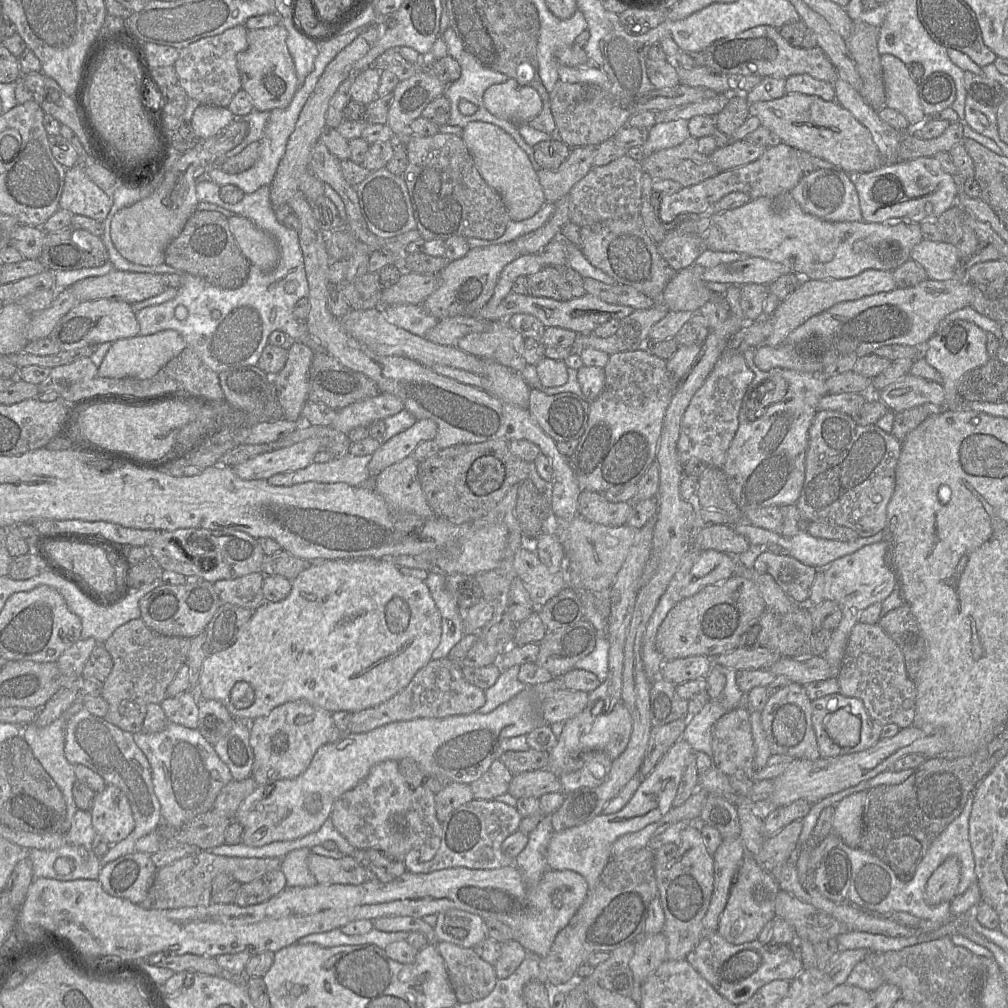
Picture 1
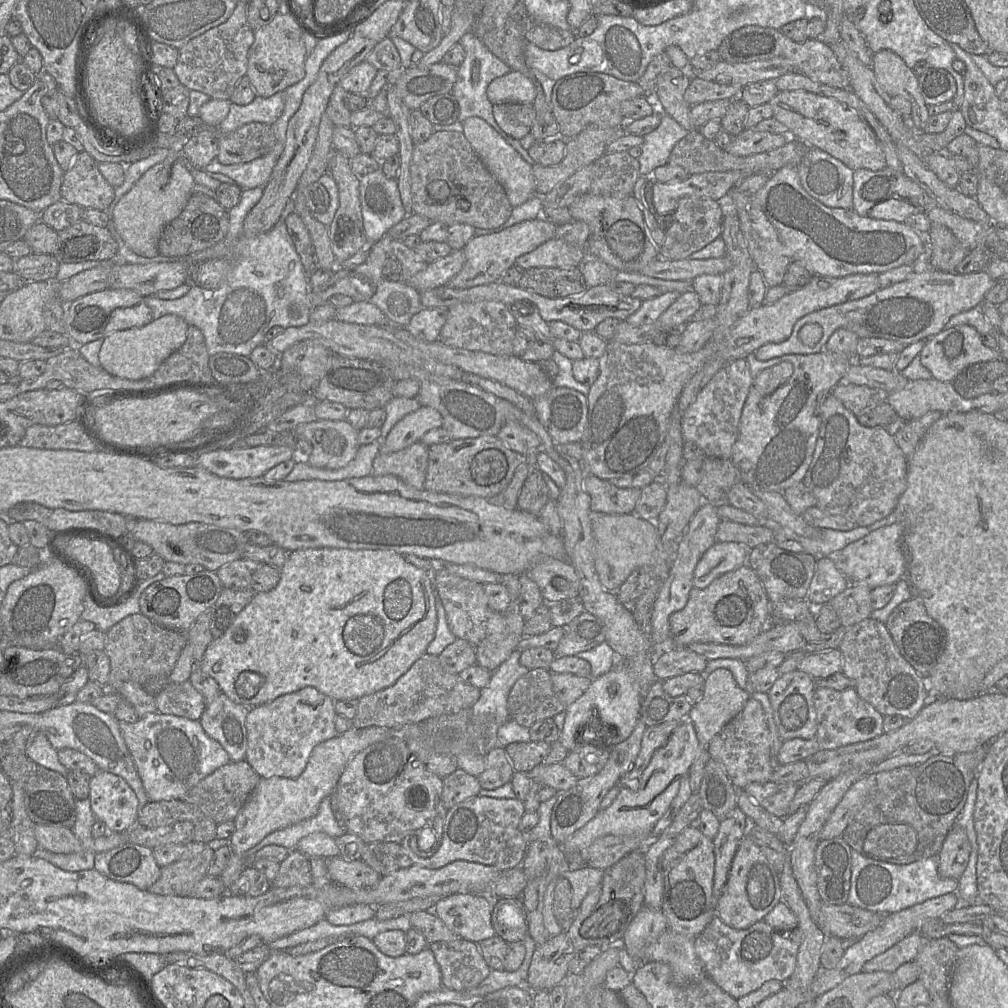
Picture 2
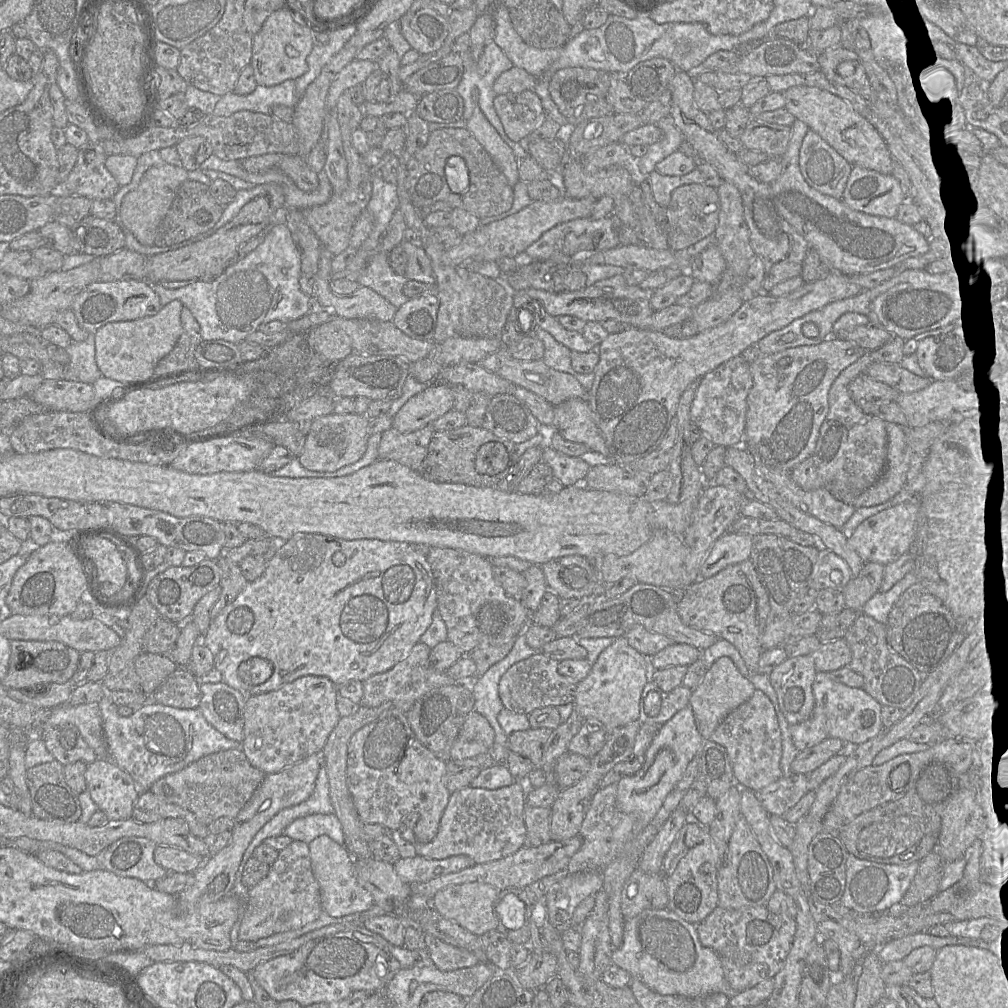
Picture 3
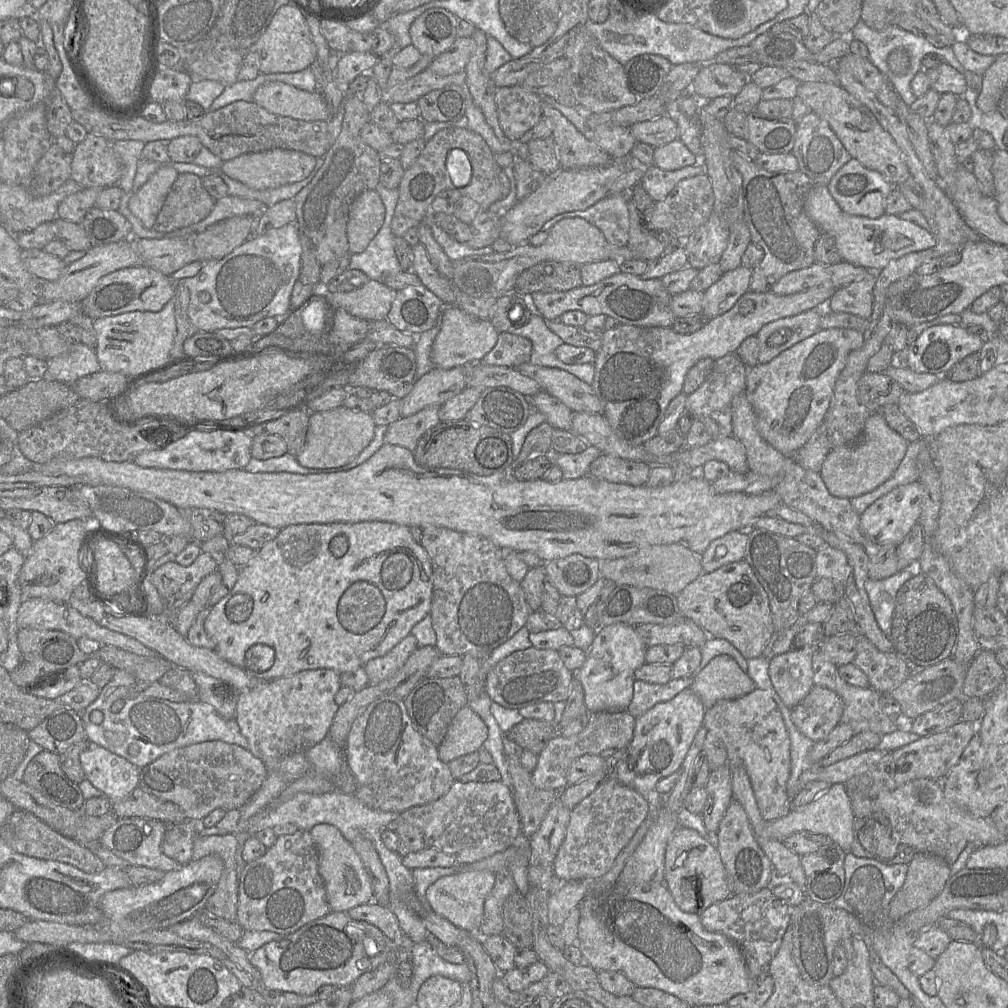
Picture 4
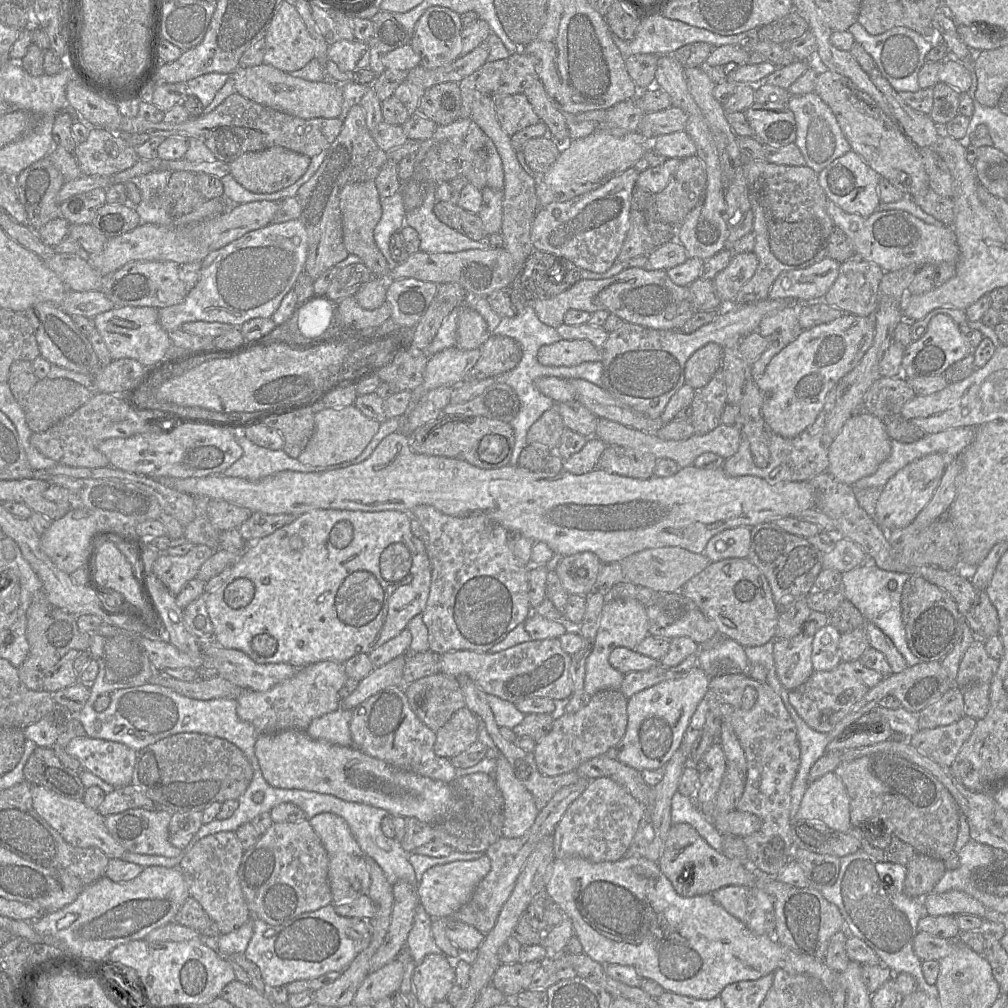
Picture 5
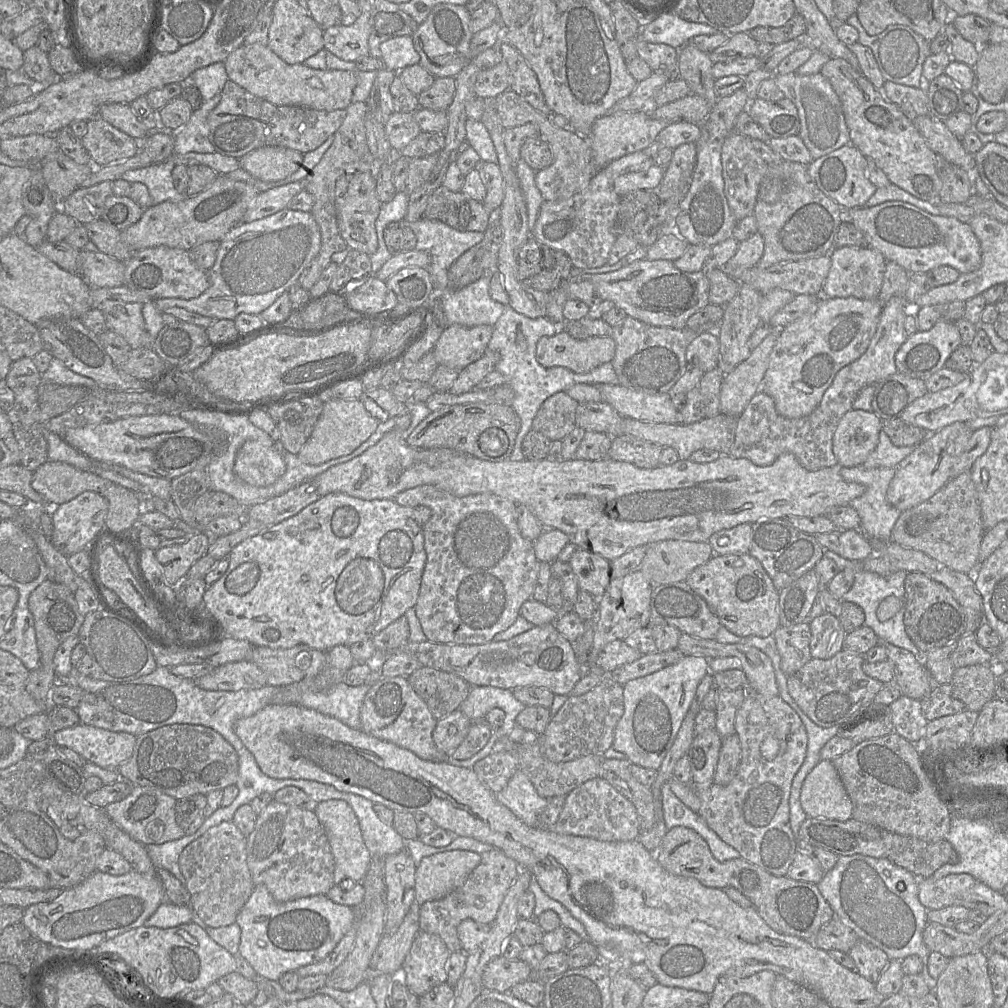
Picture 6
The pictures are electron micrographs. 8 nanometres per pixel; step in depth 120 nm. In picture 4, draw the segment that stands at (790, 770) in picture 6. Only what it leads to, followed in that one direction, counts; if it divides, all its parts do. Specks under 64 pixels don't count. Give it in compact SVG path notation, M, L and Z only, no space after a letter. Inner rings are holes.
M755 688L738 699L718 701L705 710L703 725L722 740L730 758L743 760L762 818L770 821L785 816L791 810L787 795L790 738L773 698L766 691Z

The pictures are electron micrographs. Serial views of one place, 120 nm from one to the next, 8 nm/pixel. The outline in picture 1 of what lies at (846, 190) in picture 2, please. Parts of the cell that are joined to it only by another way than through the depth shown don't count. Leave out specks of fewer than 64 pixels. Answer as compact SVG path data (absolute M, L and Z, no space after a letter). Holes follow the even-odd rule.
M821 168L805 173L790 191L801 209L830 222L863 221L859 197L852 175L838 168Z

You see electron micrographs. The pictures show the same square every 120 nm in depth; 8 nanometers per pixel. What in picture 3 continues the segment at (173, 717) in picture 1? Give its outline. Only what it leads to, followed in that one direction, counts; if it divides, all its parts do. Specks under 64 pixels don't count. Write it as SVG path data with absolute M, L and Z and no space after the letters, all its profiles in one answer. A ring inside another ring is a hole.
M178 667L156 689L153 702L180 709L198 708L201 691L198 679L186 668Z

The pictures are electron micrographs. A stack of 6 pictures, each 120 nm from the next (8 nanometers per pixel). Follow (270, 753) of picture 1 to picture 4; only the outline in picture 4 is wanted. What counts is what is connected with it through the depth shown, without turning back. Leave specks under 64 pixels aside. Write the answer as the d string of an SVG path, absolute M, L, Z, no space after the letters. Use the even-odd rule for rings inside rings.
M320 668L262 682L240 693L235 720L249 743L249 751L265 764L268 772L277 770L277 761L283 756L305 752L328 735L339 707L335 696L340 687L340 674Z

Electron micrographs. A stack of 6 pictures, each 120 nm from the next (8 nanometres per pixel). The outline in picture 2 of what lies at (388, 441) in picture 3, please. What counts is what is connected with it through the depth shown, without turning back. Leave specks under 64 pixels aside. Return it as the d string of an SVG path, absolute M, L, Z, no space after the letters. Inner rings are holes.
M421 441L397 452L380 451L374 458L372 475L393 475L416 489L424 489L428 451Z

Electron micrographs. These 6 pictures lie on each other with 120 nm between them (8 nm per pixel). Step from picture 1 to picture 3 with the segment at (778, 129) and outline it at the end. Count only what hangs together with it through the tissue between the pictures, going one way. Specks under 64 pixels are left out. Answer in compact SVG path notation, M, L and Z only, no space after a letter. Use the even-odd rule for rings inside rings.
M794 86L783 92L785 108L795 119L807 124L852 166L862 166L882 174L892 174L894 159L877 129L844 99L820 88Z

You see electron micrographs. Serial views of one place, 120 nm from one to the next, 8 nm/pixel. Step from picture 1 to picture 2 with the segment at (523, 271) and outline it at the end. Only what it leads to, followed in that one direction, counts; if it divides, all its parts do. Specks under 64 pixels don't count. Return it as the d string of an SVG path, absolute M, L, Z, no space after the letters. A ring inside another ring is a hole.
M554 237L518 257L514 265L523 271L538 267L571 269L582 262L585 254L585 249Z

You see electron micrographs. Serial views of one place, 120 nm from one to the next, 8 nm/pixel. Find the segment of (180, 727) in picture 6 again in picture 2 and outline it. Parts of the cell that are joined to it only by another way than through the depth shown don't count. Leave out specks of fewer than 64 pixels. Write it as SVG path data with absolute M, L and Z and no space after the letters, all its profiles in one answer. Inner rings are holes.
M246 759L230 761L199 781L182 800L196 805L207 817L219 824L235 819L260 779Z

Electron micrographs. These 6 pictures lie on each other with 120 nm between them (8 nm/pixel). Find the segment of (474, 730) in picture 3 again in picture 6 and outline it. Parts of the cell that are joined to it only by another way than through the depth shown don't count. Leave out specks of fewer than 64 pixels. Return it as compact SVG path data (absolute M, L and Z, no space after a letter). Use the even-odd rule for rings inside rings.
M460 710L439 719L432 734L436 748L451 755L466 738L470 725L471 720Z

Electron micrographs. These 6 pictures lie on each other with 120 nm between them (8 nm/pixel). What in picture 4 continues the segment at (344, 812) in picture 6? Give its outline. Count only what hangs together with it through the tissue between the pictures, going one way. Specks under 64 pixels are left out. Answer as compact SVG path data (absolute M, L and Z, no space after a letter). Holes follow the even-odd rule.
M317 824L310 833L318 851L318 871L325 884L330 910L347 913L354 907L372 902L374 896L371 878L352 843L331 824Z

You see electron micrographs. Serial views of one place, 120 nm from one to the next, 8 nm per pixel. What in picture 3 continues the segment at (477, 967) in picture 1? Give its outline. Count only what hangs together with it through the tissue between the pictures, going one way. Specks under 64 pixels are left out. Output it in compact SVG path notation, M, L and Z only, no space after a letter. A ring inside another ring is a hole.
M423 934L424 950L435 966L444 972L477 965L478 958L468 950L447 944L431 934Z

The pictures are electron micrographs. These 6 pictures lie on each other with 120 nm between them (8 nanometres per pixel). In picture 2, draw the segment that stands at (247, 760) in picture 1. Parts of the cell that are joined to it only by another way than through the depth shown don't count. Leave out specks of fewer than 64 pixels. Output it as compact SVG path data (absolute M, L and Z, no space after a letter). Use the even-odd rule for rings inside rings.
M221 692L218 697L212 701L212 703L206 705L206 708L199 720L208 736L219 742L229 754L230 760L234 762L242 761L246 758L246 717L248 712L248 706L233 702L223 692Z

